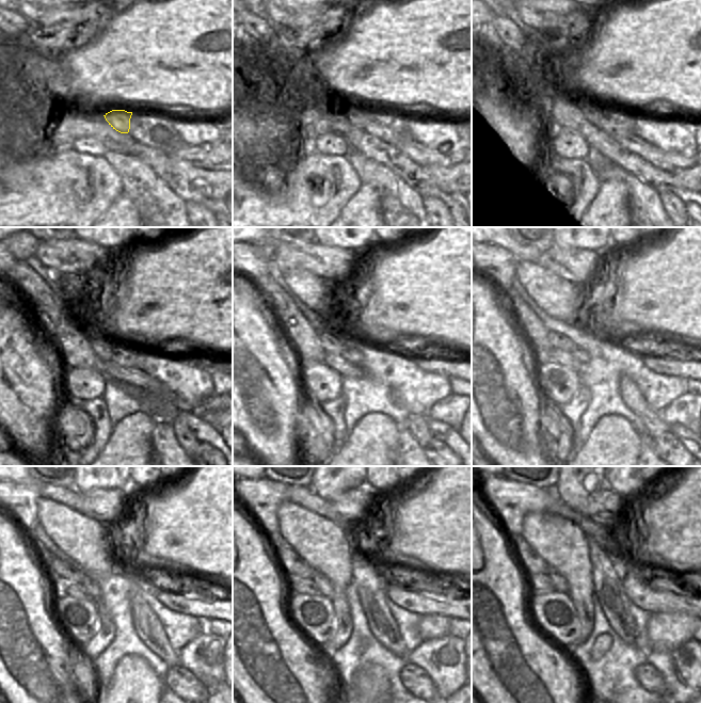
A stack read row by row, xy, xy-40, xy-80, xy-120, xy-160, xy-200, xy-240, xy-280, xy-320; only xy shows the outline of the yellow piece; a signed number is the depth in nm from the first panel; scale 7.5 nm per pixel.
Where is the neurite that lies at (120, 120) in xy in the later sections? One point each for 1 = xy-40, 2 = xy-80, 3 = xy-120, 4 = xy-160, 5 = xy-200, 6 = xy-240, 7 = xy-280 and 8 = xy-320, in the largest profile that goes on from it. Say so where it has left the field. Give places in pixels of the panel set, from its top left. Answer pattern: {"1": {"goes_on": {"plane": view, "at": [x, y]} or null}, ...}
{"1": {"goes_on": {"plane": "xy-40", "at": [355, 115]}}, "2": {"goes_on": {"plane": "xy-80", "at": [590, 111]}}, "3": {"goes_on": {"plane": "xy-120", "at": [102, 347]}}, "4": {"goes_on": {"plane": "xy-160", "at": [331, 342]}}, "5": {"goes_on": {"plane": "xy-200", "at": [557, 340]}}, "6": {"goes_on": {"plane": "xy-240", "at": [59, 569]}}, "7": {"goes_on": {"plane": "xy-280", "at": [291, 563]}}, "8": {"goes_on": {"plane": "xy-320", "at": [531, 563]}}}

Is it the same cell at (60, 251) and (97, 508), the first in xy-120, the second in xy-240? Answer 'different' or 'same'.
same

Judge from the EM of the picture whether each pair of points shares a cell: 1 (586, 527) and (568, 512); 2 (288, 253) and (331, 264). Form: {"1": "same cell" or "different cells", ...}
{"1": "same cell", "2": "same cell"}

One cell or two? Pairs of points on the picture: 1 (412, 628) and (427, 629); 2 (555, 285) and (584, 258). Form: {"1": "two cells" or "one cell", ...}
{"1": "two cells", "2": "two cells"}

